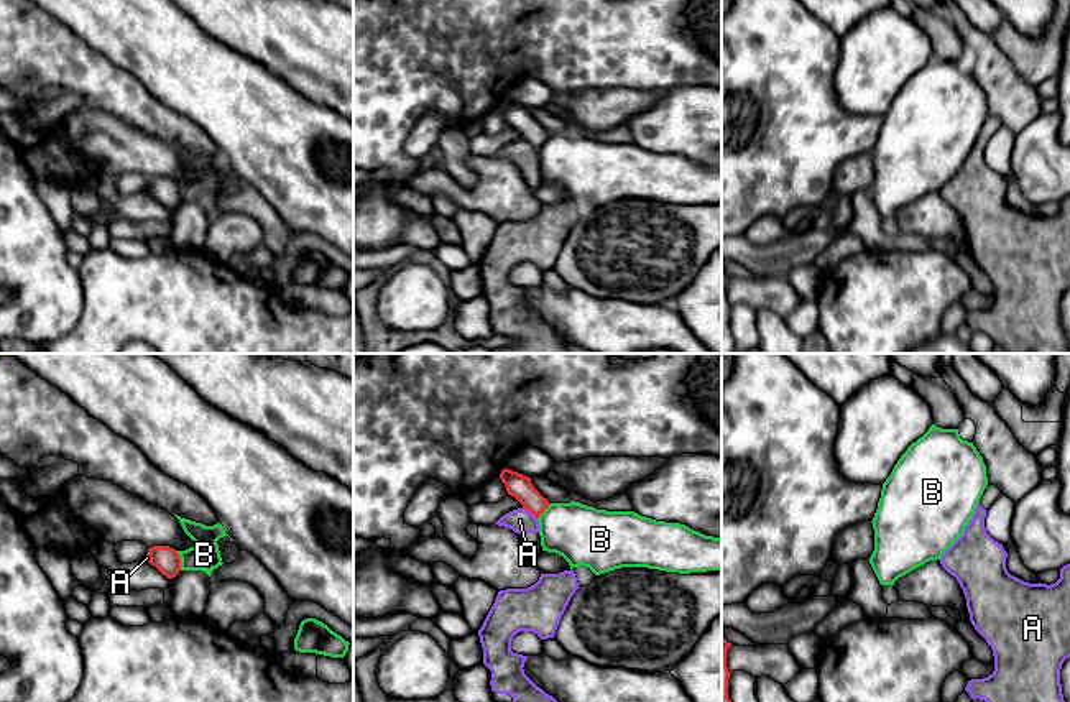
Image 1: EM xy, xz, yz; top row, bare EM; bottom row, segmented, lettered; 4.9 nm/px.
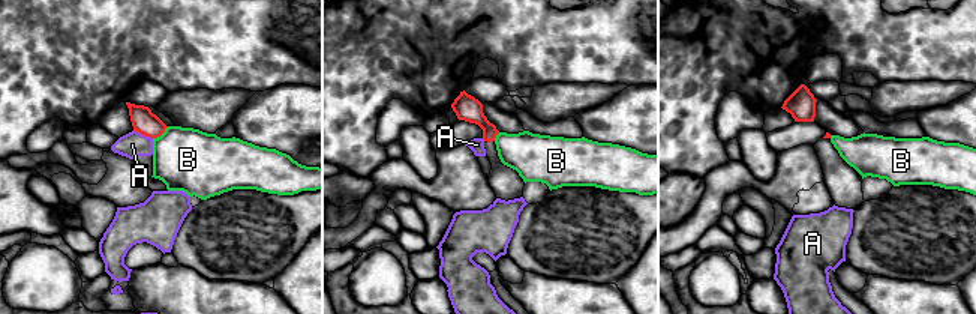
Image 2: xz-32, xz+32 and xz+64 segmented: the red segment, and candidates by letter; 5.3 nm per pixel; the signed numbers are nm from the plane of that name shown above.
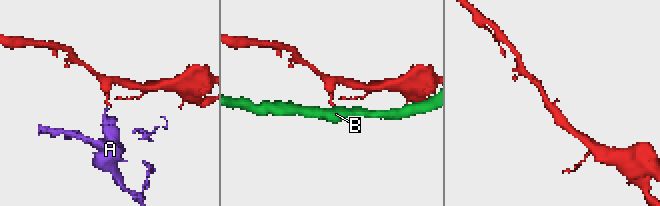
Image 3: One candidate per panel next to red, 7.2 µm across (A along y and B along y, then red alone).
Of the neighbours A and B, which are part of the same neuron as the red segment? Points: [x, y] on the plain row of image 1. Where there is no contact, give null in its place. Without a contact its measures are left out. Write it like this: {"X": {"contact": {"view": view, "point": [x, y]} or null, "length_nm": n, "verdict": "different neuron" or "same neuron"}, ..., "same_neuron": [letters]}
{"A": {"contact": {"view": "xz", "point": [530, 143]}, "length_nm": 90, "verdict": "different neuron"}, "B": {"contact": {"view": "xy", "point": [179, 193]}, "length_nm": 100, "verdict": "different neuron"}, "same_neuron": []}

